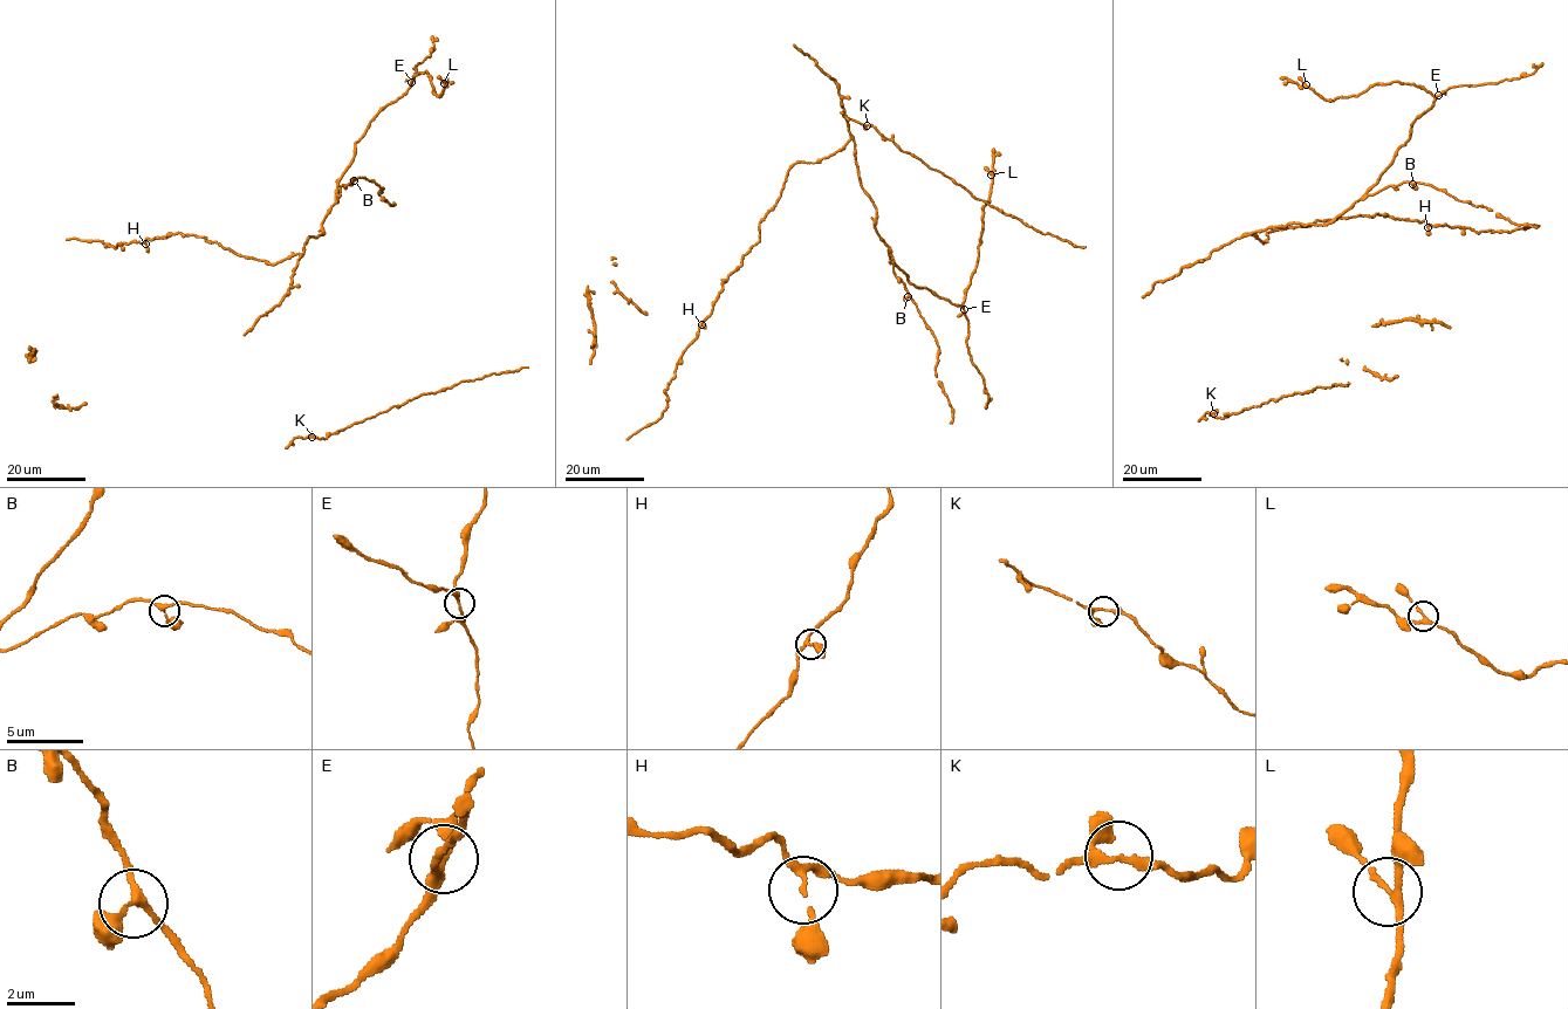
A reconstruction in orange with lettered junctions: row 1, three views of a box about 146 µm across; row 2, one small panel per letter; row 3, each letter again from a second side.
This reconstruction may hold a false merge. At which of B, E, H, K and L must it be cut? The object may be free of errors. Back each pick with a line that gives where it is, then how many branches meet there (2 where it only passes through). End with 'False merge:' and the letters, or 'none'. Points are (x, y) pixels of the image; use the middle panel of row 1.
False merge: none

